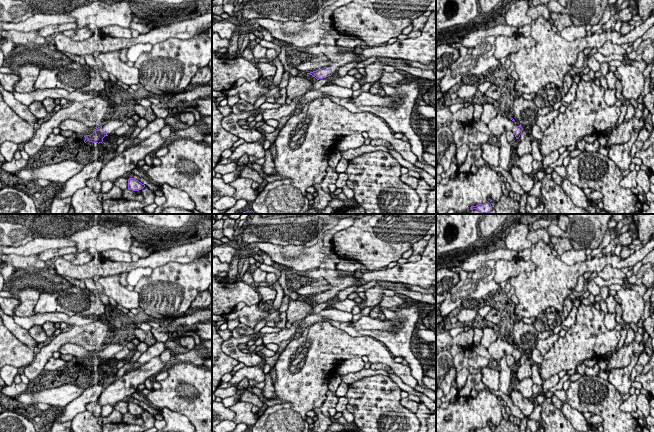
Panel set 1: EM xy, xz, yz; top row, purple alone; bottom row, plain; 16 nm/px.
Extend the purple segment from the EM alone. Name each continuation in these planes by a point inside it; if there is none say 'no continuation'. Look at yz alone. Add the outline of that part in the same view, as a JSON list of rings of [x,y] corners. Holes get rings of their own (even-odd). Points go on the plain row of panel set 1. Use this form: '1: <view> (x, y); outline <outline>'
1: yz (499, 348); outline [[[498,337],[496,341],[490,344],[487,350],[492,360],[499,364],[500,360],[504,356],[516,355],[519,349],[515,345],[512,345],[510,342],[502,340]]]

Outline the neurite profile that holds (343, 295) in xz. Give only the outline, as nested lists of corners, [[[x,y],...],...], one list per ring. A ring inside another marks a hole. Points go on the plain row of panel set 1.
[[[355,285],[355,286],[351,286],[351,287],[348,287],[346,289],[344,289],[343,291],[341,291],[338,295],[337,295],[337,300],[338,301],[344,301],[348,298],[348,296],[355,292],[357,290],[358,286]]]

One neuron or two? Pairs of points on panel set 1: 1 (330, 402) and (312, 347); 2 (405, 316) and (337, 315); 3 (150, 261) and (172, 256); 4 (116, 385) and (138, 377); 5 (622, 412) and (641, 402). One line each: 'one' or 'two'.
1: two
2: two
3: one
4: one
5: two

